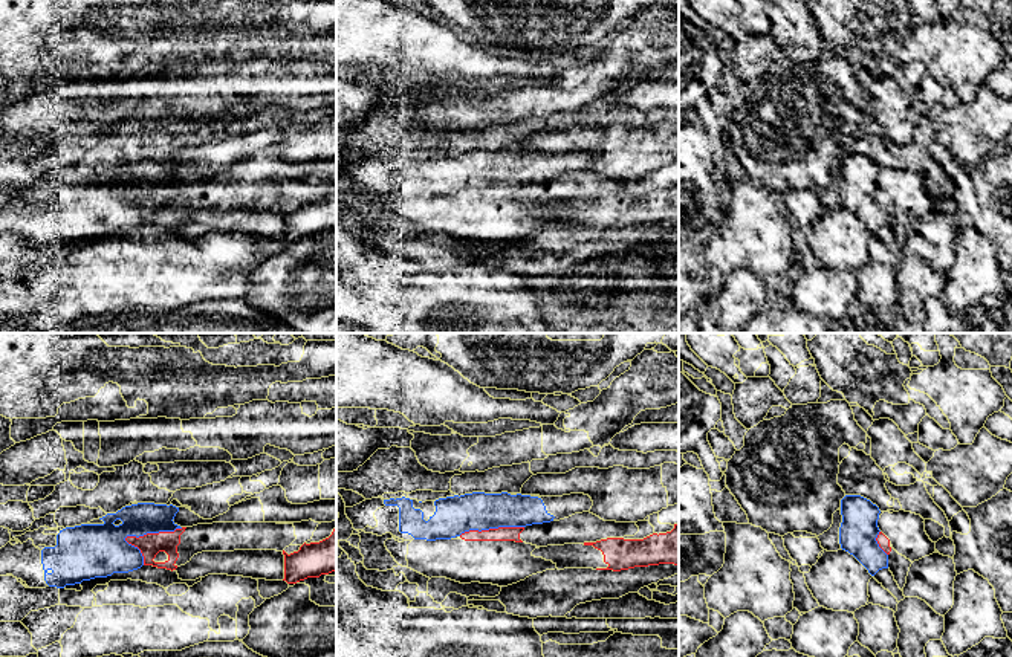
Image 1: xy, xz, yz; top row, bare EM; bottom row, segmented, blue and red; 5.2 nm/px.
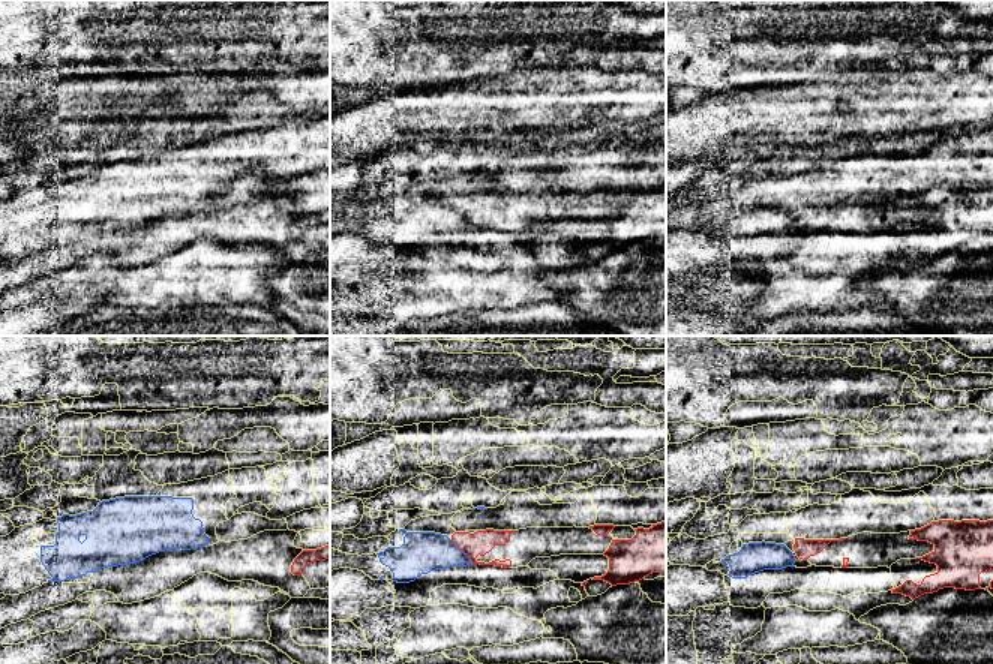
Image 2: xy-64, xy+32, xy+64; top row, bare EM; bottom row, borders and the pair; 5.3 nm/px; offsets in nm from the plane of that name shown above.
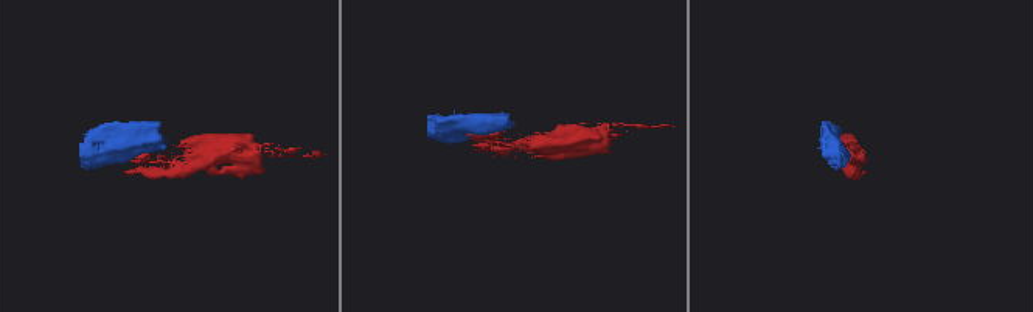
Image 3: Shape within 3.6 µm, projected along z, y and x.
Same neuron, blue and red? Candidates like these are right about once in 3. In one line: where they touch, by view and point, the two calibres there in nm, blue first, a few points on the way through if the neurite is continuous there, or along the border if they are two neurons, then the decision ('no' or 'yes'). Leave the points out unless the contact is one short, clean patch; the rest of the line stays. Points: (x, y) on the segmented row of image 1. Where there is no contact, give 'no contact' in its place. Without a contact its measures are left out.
contact xy (153, 532); calibres 200 and 120 nm; border xy (182, 527), (147, 532), (124, 540); no

